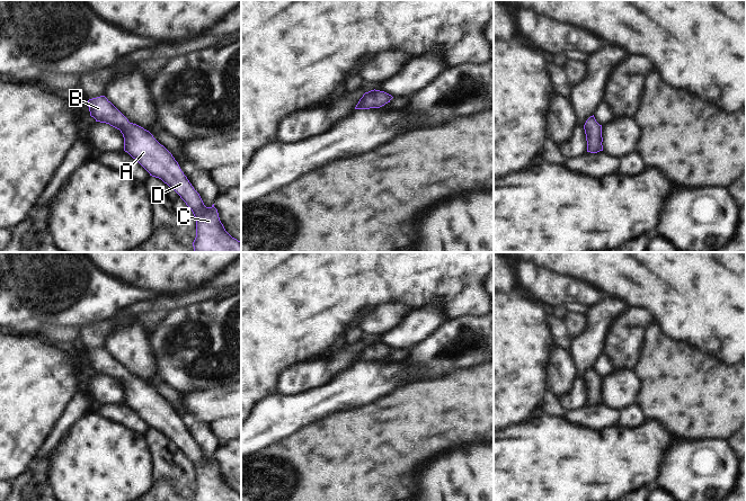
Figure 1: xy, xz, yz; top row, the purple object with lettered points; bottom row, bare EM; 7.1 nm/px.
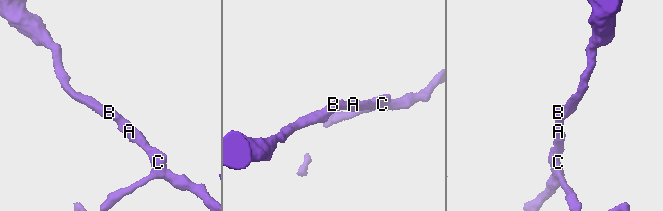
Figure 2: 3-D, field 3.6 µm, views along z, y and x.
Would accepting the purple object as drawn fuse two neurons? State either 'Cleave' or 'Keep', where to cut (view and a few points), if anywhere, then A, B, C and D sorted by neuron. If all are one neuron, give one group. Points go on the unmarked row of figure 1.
Keep. No split. Groups: A B C D

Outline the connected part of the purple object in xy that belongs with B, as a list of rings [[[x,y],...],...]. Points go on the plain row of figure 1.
[[[105,349],[89,351],[90,368],[121,383],[124,403],[135,411],[152,429],[174,441],[192,462],[196,472],[194,501],[241,501],[220,473],[214,456],[206,459],[172,406],[143,379],[128,372]]]

